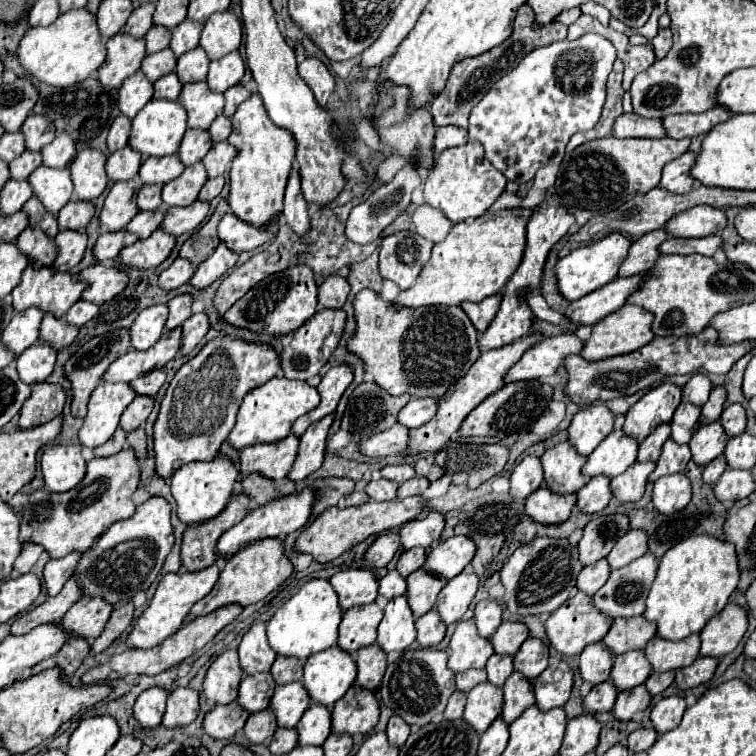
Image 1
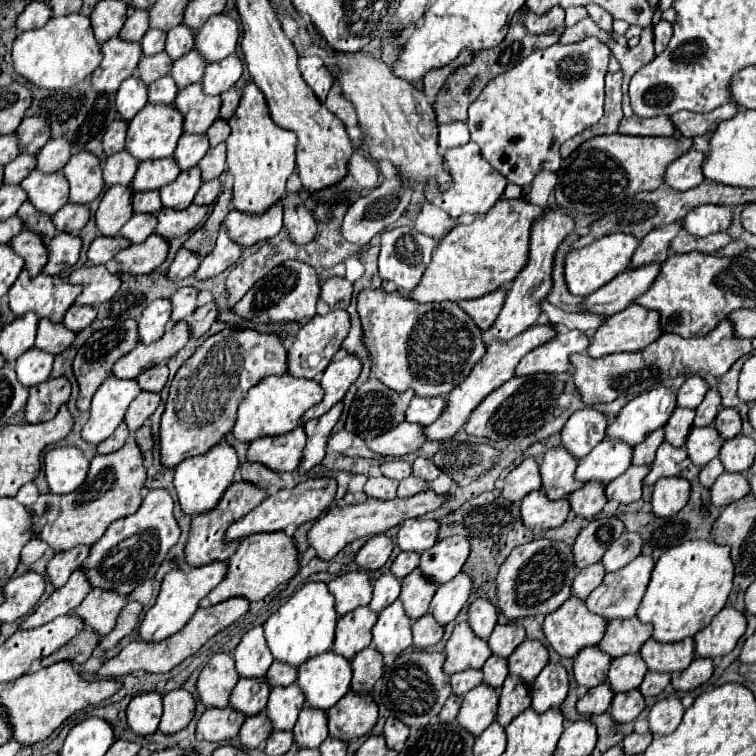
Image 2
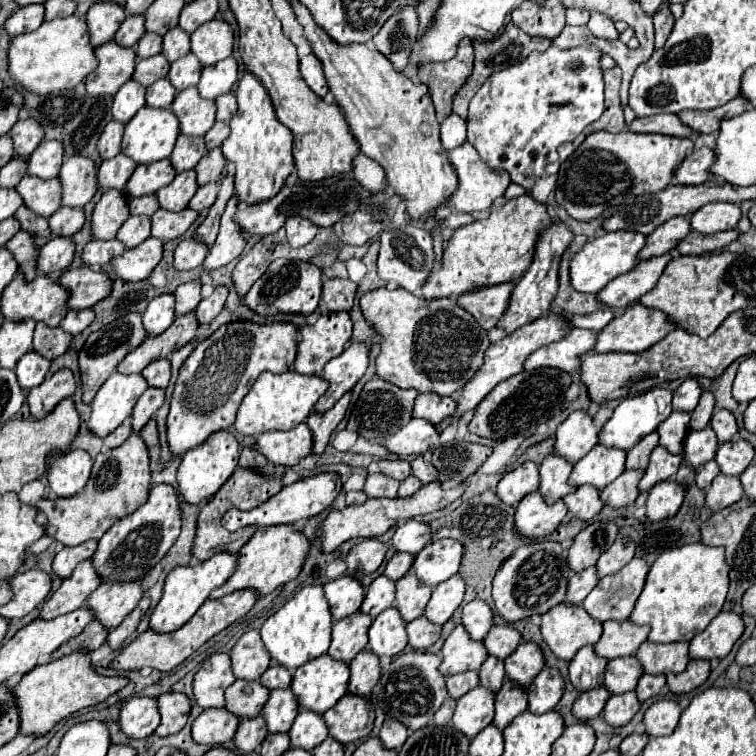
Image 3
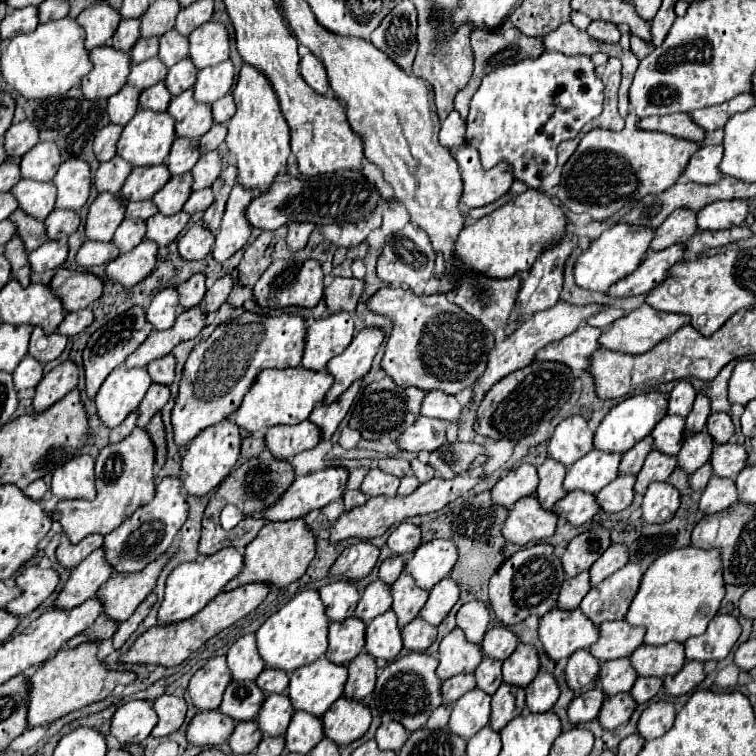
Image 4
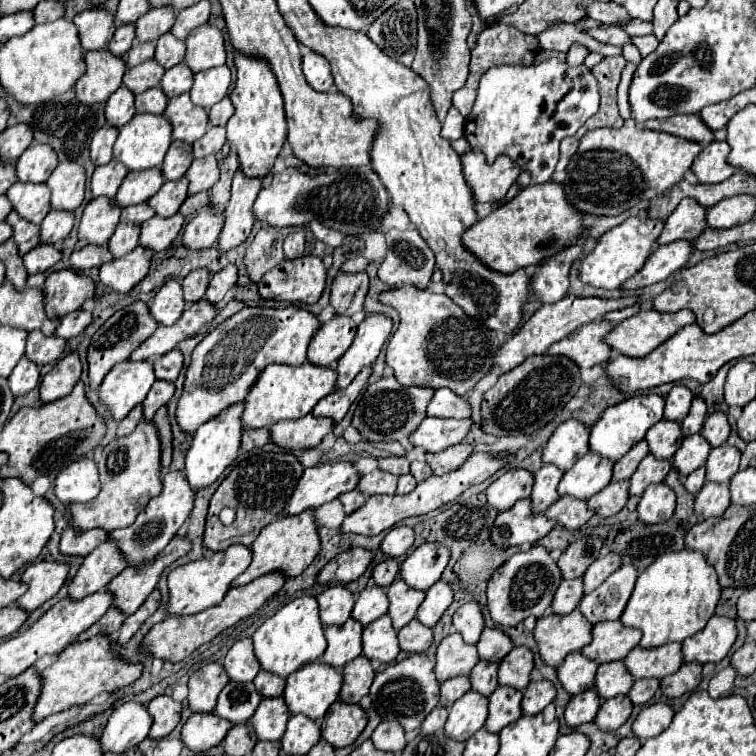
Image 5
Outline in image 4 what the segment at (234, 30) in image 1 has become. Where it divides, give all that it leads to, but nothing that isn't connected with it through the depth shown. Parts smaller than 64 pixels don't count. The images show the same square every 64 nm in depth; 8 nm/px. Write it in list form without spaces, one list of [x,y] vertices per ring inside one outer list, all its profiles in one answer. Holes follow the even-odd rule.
[[[206,22],[198,26],[190,36],[190,52],[188,58],[192,64],[202,70],[206,66],[216,66],[224,60],[228,60],[230,44],[228,44],[228,32],[220,22]]]

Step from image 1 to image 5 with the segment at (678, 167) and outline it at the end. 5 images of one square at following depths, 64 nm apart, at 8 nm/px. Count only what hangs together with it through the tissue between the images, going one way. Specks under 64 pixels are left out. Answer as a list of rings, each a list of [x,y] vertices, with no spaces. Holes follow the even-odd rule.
[[[726,140],[708,144],[692,164],[692,170],[698,176],[698,180],[704,184],[718,184],[730,178],[738,168],[728,164],[728,154],[730,144]]]

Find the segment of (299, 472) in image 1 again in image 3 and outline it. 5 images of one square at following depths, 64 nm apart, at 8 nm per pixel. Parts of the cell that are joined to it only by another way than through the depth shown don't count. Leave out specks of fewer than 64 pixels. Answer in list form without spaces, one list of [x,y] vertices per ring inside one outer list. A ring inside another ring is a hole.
[[[346,392],[330,410],[326,412],[312,412],[306,420],[306,424],[312,428],[312,434],[314,434],[314,452],[316,454],[322,454],[324,448],[328,446],[330,442],[330,436],[334,432],[334,428],[340,424],[340,420],[344,418],[346,410],[348,410],[348,402],[350,402],[350,396],[352,392]]]

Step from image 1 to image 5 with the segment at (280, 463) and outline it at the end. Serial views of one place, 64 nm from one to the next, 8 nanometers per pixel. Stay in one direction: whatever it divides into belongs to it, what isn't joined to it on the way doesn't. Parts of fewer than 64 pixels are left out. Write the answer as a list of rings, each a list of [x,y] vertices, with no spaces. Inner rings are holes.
[[[314,414],[302,416],[300,420],[280,420],[270,428],[272,440],[278,446],[292,450],[314,448],[332,430],[334,430],[332,418],[316,418]]]

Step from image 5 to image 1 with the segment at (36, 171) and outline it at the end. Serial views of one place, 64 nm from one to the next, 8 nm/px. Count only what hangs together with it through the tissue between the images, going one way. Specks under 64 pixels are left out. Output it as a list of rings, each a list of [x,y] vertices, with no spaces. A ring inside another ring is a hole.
[[[58,134],[48,146],[44,146],[42,164],[48,168],[66,168],[74,156],[76,146],[72,144],[72,138]]]

